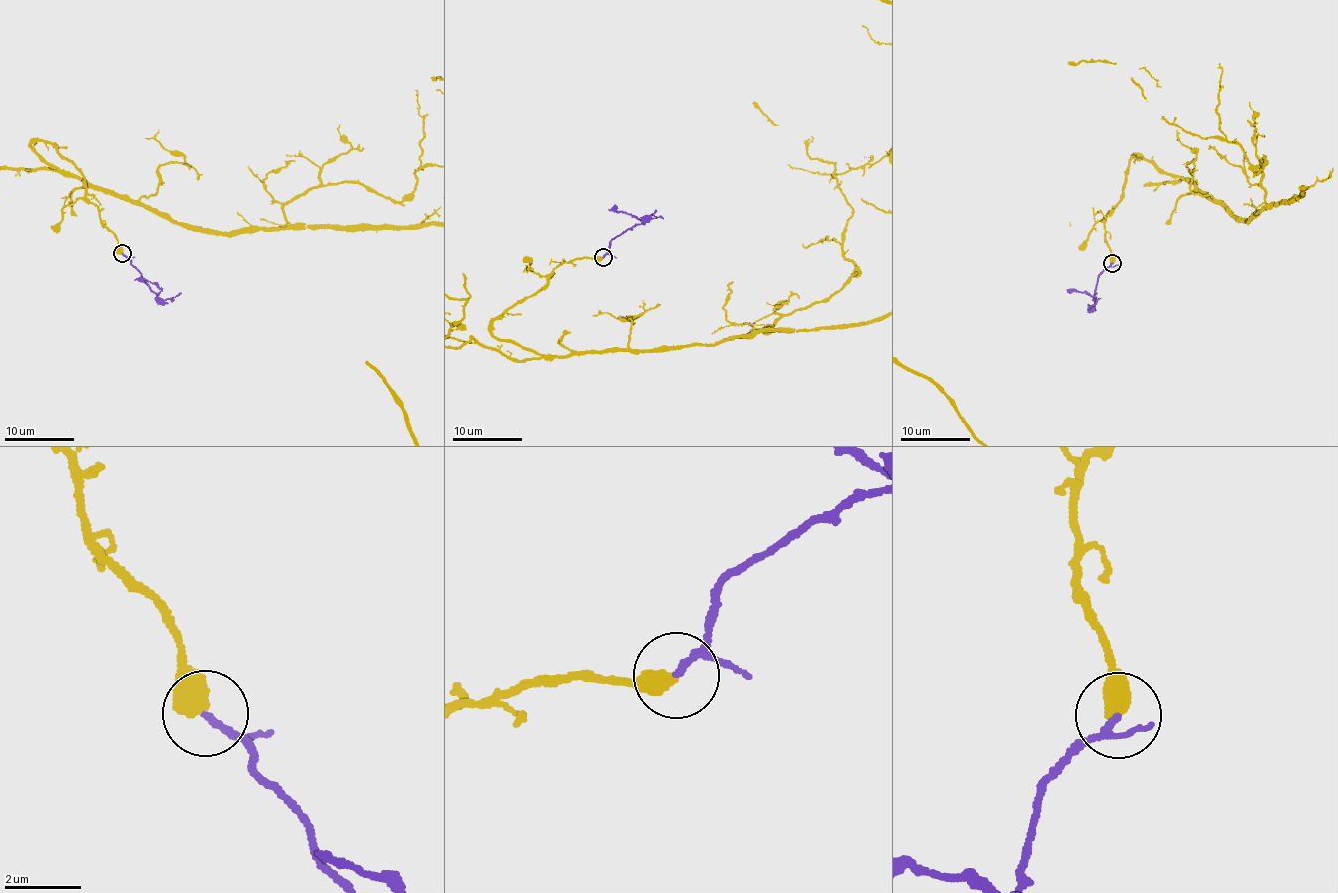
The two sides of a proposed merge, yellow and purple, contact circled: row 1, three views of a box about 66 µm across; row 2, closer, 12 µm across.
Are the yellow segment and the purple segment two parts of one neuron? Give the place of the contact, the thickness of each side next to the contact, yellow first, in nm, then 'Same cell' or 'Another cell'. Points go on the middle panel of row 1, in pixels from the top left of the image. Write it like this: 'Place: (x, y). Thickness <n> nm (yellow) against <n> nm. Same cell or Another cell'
Place: (603, 257). Thickness 550 nm (yellow) against 150 nm. Another cell

